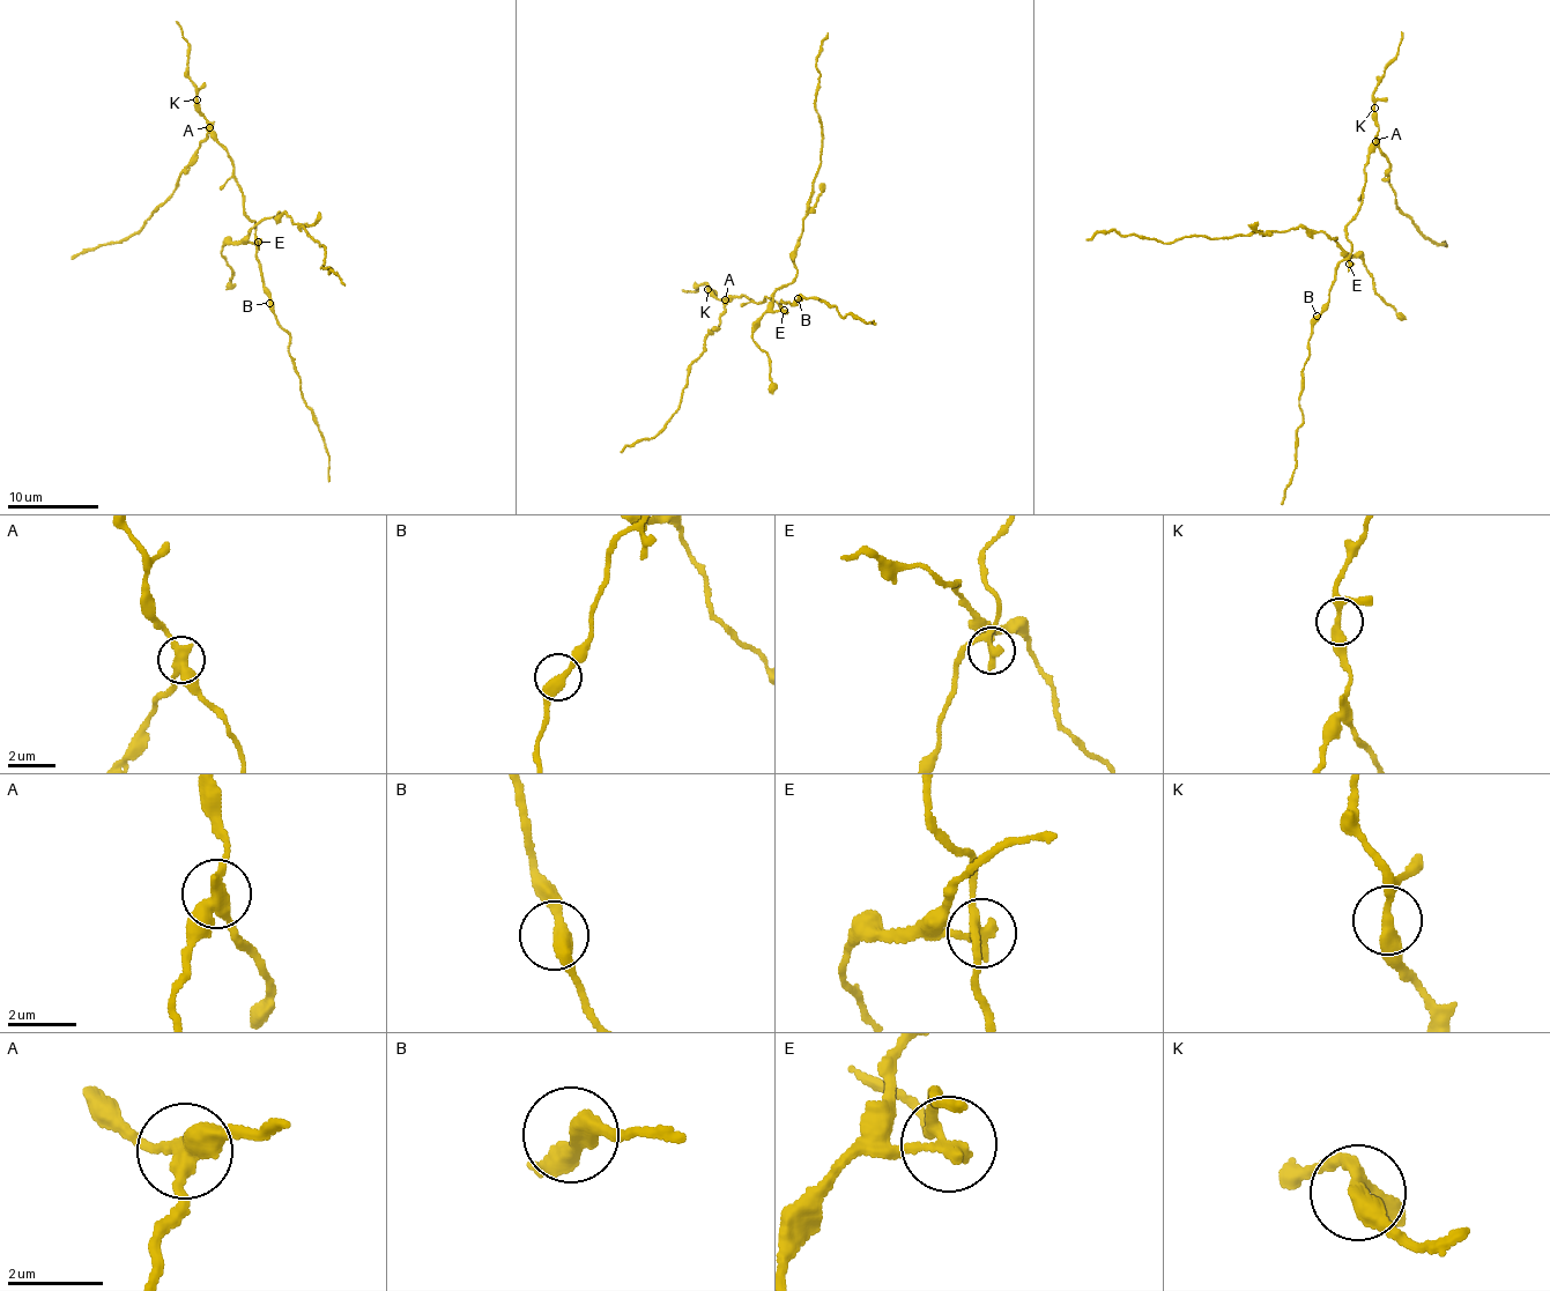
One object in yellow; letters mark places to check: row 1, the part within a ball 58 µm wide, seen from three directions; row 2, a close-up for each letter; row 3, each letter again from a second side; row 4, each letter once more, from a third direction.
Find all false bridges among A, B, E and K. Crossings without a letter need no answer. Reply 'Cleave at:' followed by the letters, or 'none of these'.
Cleave at: A, E

